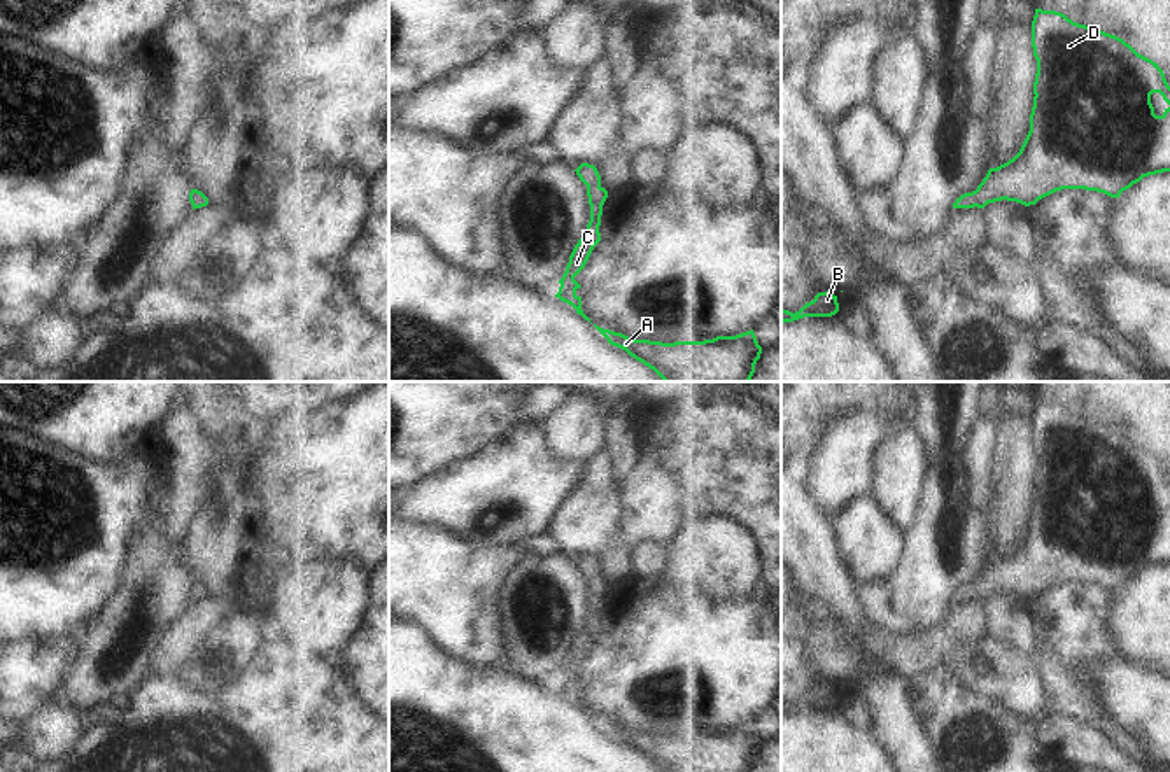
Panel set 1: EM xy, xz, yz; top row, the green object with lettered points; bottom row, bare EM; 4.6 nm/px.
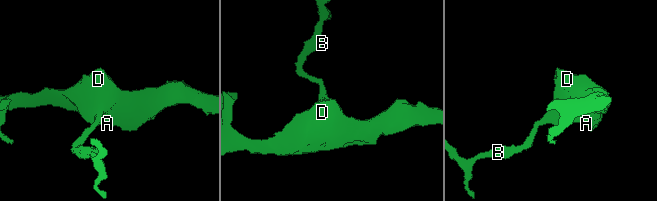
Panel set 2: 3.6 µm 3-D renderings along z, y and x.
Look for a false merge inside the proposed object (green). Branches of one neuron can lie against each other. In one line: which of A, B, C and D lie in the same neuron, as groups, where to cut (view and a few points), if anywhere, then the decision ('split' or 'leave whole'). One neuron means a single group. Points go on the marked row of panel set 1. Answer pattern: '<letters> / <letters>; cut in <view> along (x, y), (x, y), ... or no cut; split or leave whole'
A B C D; no cut; leave whole

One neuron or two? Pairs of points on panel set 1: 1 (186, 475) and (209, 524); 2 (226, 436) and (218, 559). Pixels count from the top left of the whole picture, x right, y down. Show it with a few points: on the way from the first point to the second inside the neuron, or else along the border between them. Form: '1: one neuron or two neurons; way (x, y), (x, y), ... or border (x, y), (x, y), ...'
1: two neurons; border (219, 468), (207, 475), (207, 494), (181, 541)
2: one neuron; way (230, 466), (226, 506), (218, 529)

